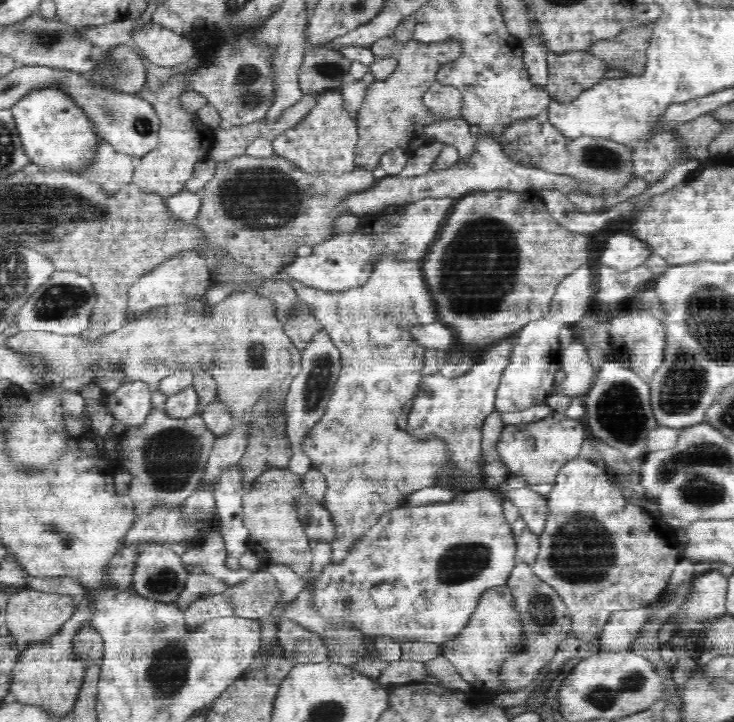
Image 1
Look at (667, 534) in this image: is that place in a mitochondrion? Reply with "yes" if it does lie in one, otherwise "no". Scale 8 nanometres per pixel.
no

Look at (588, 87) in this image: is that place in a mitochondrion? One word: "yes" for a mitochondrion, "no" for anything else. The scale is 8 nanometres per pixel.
no

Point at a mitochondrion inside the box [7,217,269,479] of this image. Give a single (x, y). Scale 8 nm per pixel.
(60, 300)

